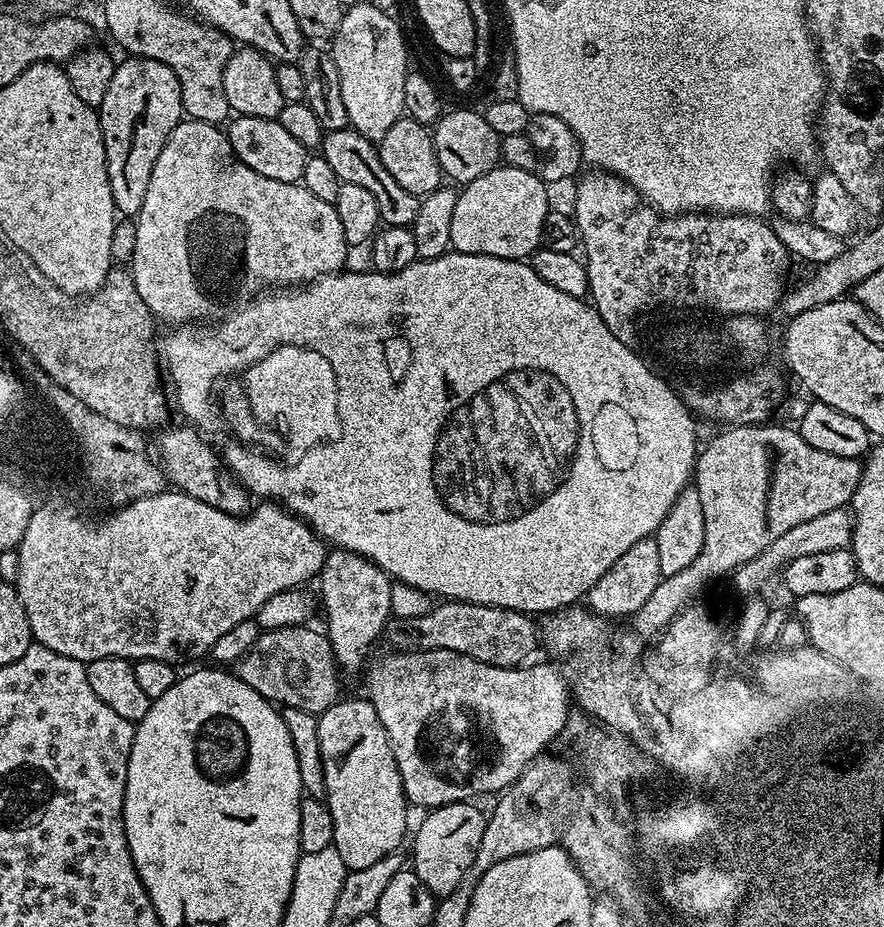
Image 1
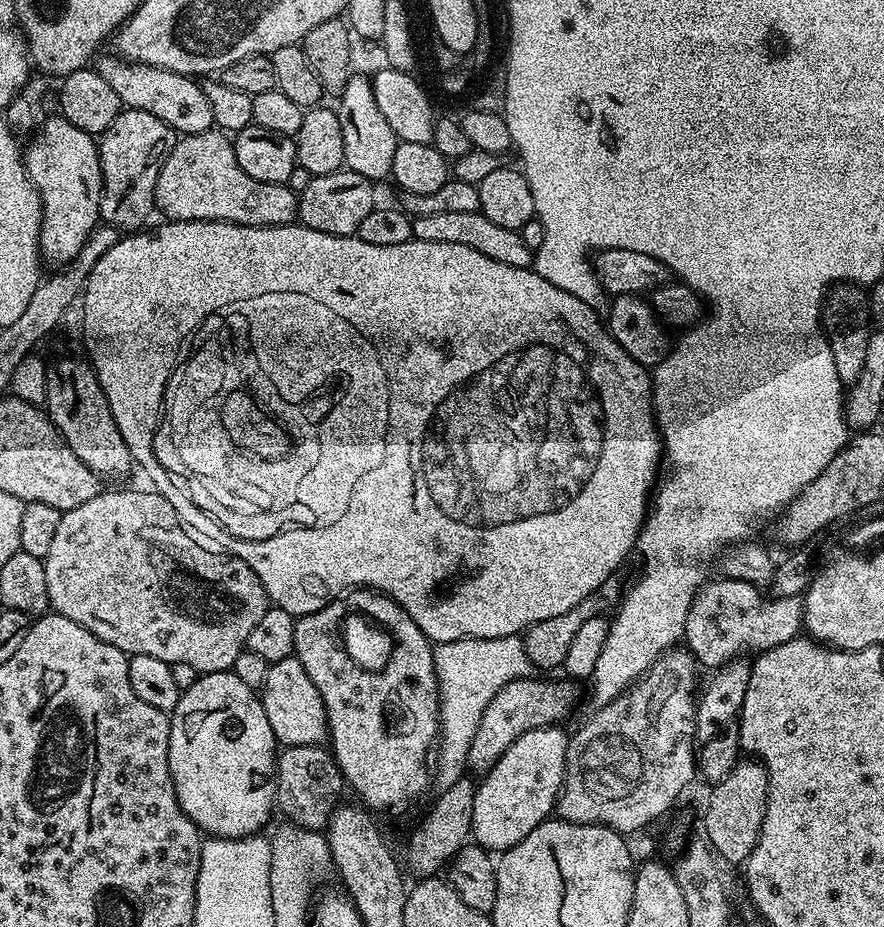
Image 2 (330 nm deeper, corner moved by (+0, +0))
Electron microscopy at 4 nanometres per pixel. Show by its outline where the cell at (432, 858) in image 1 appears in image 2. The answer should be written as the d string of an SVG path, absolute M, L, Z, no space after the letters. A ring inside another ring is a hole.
M563 727L535 728L522 738L518 738L502 754L502 758L489 772L483 773L474 796L472 811L471 839L480 847L488 849L489 853L499 854L507 848L513 848L530 830L534 830L543 820L553 815L560 793L564 790L564 775L566 774L566 758L568 757L569 733L563 732Z

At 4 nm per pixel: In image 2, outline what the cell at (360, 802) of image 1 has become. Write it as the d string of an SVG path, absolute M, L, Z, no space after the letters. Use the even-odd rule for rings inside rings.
M295 654L269 664L262 699L270 730L274 730L281 745L325 743L328 725L324 719L322 694L318 694L318 686L310 682L310 674L306 674L302 662Z

